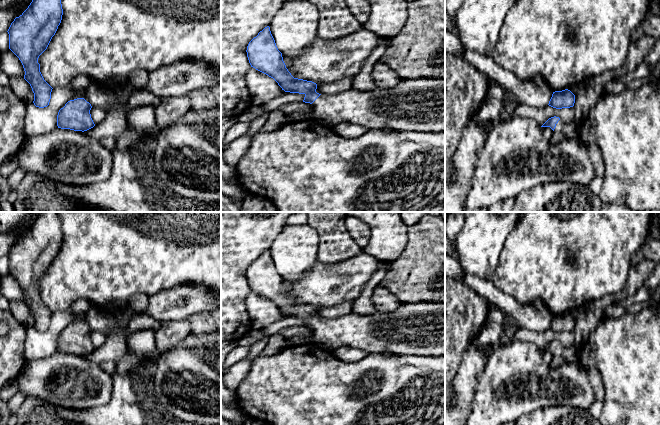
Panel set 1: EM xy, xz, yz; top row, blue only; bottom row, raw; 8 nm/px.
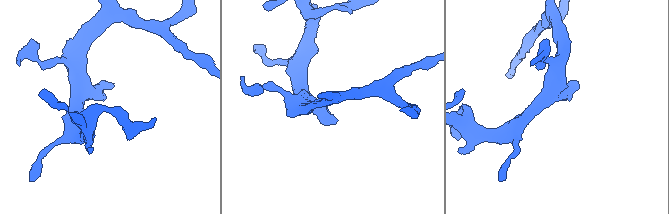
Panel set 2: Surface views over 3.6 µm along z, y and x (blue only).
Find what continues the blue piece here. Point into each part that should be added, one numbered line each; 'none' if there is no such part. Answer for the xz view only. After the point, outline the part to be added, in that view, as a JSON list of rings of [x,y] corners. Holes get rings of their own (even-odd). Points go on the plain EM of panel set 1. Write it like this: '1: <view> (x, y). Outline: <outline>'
1: xz (418, 329). Outline: [[[400,303],[398,309],[390,313],[359,315],[352,312],[338,318],[321,318],[312,330],[313,344],[331,352],[340,347],[352,347],[368,353],[441,357],[445,356],[445,303]]]

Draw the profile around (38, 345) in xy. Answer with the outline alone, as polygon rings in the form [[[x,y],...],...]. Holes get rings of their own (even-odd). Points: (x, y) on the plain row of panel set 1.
[[[71,310],[53,312],[49,329],[39,332],[34,327],[27,327],[24,347],[26,362],[42,359],[53,355],[57,350],[57,339],[65,328],[77,322],[84,322],[92,331],[98,330],[104,334],[117,330],[116,316],[108,311],[91,311],[83,313],[83,319],[78,321],[79,313]]]

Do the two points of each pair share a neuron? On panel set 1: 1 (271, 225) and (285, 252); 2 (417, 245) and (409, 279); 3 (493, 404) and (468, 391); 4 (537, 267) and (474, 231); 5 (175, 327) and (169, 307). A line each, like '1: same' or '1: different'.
1: different
2: same
3: different
4: different
5: different

